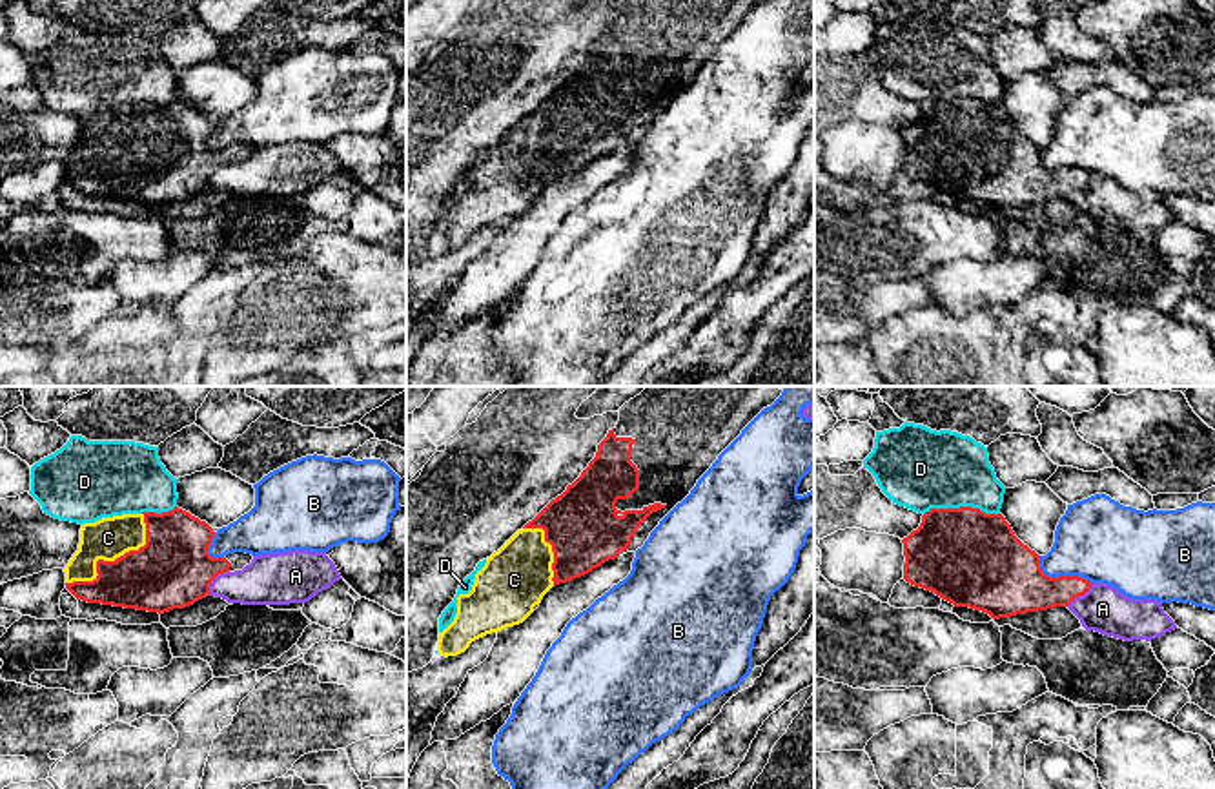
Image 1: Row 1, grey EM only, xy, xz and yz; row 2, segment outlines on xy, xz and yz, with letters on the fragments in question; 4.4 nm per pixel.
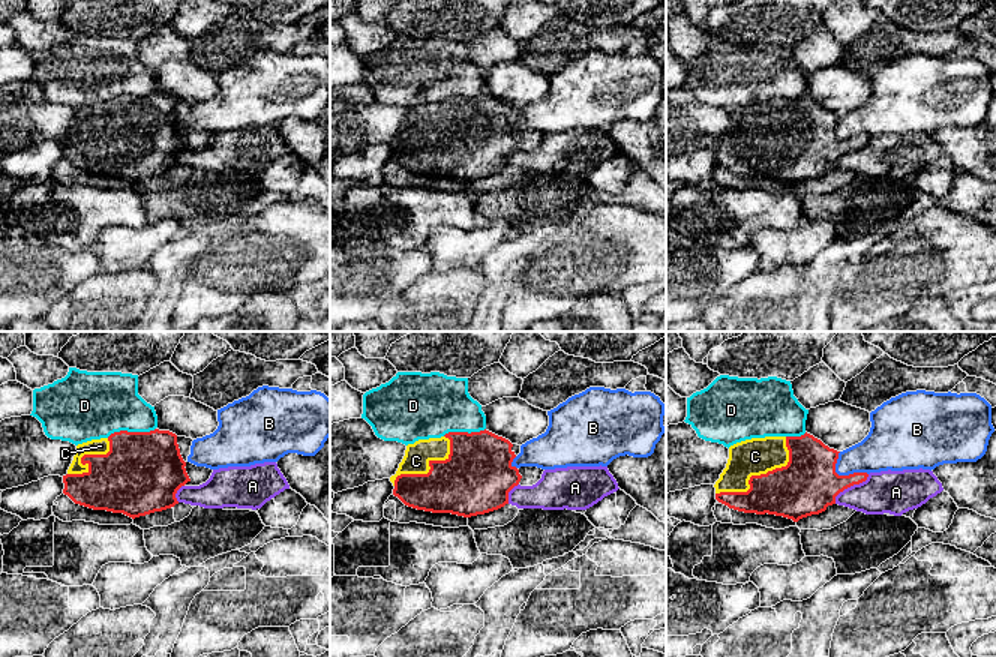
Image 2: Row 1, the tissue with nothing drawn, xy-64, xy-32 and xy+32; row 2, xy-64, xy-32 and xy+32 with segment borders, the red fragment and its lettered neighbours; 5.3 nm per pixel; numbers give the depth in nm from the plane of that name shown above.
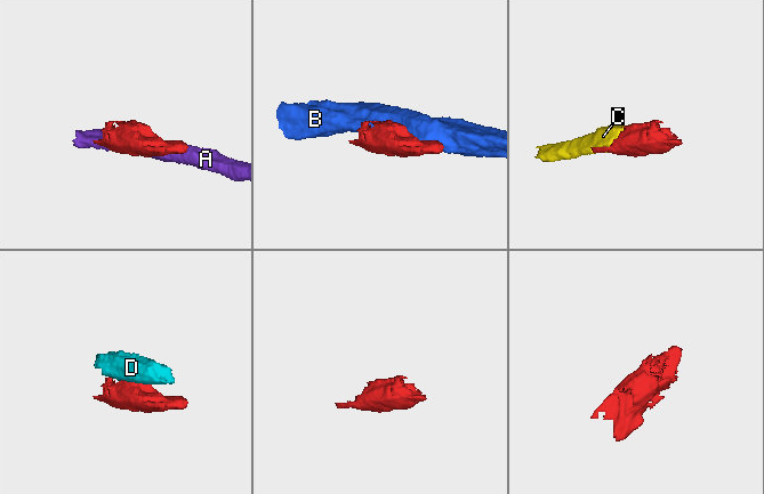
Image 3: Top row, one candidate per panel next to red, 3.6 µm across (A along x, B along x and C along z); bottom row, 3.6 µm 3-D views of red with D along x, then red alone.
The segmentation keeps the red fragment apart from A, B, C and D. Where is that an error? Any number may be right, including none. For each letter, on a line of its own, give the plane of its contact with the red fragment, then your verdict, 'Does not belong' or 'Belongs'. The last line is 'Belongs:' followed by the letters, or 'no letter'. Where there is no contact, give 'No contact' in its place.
A: Touches red in xy. Does not belong
B: Touches red in yz. Does not belong
C: Touches red in xy. Belongs
D: Touches red in yz. Does not belong
Belongs: C

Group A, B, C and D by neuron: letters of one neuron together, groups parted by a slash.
A / B / C / D

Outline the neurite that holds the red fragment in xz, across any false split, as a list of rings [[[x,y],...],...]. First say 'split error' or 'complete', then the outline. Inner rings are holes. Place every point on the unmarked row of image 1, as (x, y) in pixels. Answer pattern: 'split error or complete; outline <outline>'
split error; outline [[[619,0],[618,16],[567,82],[517,122],[477,162],[472,182],[457,188],[454,213],[439,224],[437,246],[457,248],[472,233],[523,215],[543,188],[608,151],[636,144],[681,95],[718,47],[763,0]]]

